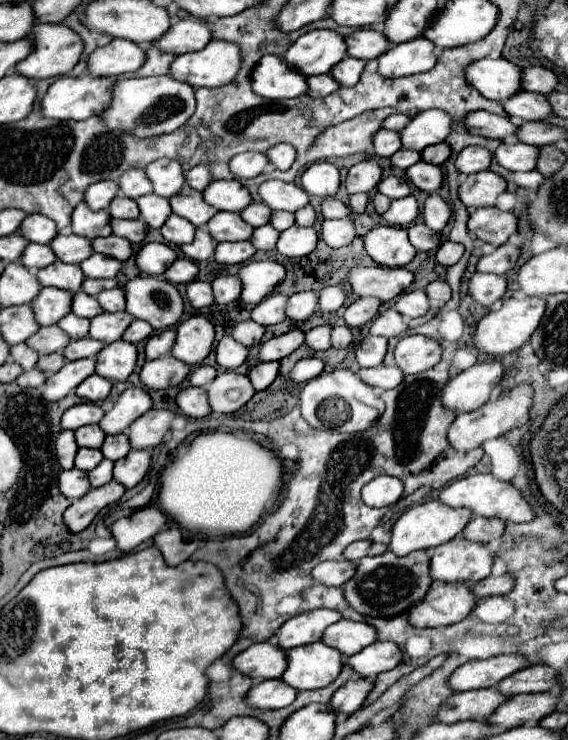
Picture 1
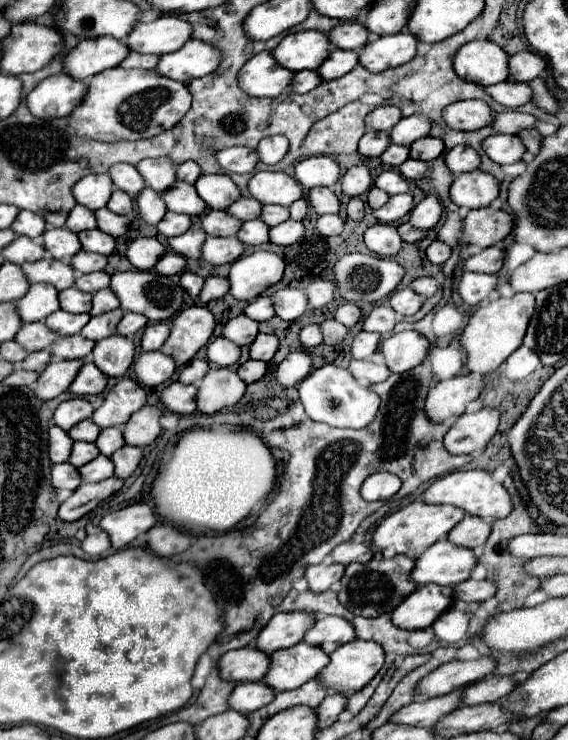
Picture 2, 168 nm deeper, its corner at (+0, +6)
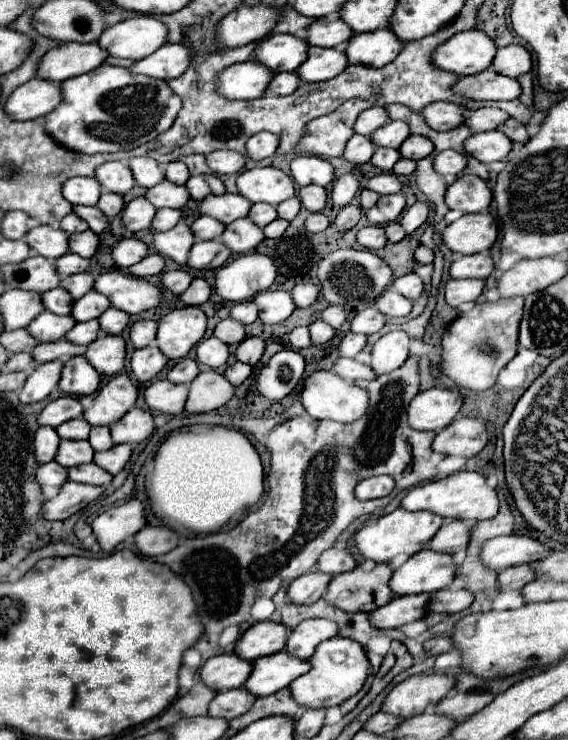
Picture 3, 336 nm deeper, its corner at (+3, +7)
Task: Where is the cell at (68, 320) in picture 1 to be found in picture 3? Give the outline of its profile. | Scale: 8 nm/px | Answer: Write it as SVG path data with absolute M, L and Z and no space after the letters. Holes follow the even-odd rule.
M40 312L26 330L38 340L38 342L56 342L64 338L64 334L74 326L76 322L70 316L58 316L50 312Z

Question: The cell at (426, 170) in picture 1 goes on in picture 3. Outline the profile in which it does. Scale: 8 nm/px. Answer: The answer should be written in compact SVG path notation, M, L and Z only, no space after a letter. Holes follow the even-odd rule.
M400 158L400 160L394 164L394 168L392 168L392 172L394 172L396 176L408 176L408 174L412 174L414 170L416 170L416 162L406 160L406 158Z

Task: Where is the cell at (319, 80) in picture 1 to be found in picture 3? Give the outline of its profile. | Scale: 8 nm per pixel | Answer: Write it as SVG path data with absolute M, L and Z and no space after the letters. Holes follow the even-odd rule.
M278 72L268 88L266 88L266 94L274 94L274 96L288 96L292 94L300 84L300 78L296 76L296 72Z

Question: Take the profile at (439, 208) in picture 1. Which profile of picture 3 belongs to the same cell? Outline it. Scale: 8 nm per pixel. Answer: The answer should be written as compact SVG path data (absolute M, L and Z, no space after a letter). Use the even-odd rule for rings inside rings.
M416 202L408 208L408 212L404 212L402 220L400 220L400 226L404 228L406 234L412 234L416 228L420 228L426 220L428 220L428 206L424 202Z

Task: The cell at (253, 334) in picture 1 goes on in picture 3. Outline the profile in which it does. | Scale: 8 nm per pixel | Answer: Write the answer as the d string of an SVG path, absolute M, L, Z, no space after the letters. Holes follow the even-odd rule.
M226 318L226 320L222 320L222 322L216 326L214 336L216 336L218 340L222 340L224 344L238 344L238 342L244 340L246 332L244 332L244 326L242 326L240 322L236 322L236 320L232 320L232 318Z

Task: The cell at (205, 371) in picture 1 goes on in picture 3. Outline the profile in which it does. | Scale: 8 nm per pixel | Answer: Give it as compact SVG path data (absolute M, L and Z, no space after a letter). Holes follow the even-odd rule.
M184 358L184 360L180 360L174 368L168 370L166 378L168 378L170 382L176 382L176 384L188 384L188 382L192 382L192 380L198 376L198 372L200 372L198 362Z

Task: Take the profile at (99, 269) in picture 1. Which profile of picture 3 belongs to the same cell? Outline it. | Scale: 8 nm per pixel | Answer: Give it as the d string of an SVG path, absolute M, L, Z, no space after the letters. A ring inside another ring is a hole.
M72 252L60 256L56 260L56 270L60 272L60 276L70 276L70 274L78 274L78 272L84 272L88 268L88 260L82 258L82 256L76 256Z

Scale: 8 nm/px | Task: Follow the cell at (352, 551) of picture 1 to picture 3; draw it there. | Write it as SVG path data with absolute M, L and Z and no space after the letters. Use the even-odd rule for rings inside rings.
M330 548L326 552L322 552L322 556L318 558L318 570L324 574L342 574L356 568L356 560L352 558L352 554L348 550L336 550Z

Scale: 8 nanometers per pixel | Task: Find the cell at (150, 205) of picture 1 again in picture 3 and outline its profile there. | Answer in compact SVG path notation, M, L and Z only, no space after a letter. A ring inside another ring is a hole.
M140 196L124 206L122 224L130 232L140 232L144 228L150 228L154 214L156 214L156 208L152 204L148 204L148 200L144 196Z

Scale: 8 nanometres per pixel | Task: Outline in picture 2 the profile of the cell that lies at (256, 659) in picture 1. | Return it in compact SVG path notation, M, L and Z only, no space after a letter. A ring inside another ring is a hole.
M241 647L235 651L227 651L219 659L219 675L229 681L261 681L271 665L267 653L257 647Z

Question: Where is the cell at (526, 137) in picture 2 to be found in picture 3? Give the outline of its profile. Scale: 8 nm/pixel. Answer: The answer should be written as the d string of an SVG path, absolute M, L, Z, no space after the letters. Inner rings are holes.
M508 118L506 122L502 122L502 124L498 126L498 130L504 132L512 142L520 142L520 144L524 144L524 142L528 140L528 132L526 132L524 124L520 124L520 122L514 120L514 118Z

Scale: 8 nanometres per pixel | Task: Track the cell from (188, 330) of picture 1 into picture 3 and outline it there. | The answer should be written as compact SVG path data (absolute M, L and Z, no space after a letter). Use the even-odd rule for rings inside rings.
M184 306L168 312L158 320L156 346L166 358L184 358L206 332L206 314L198 306Z

